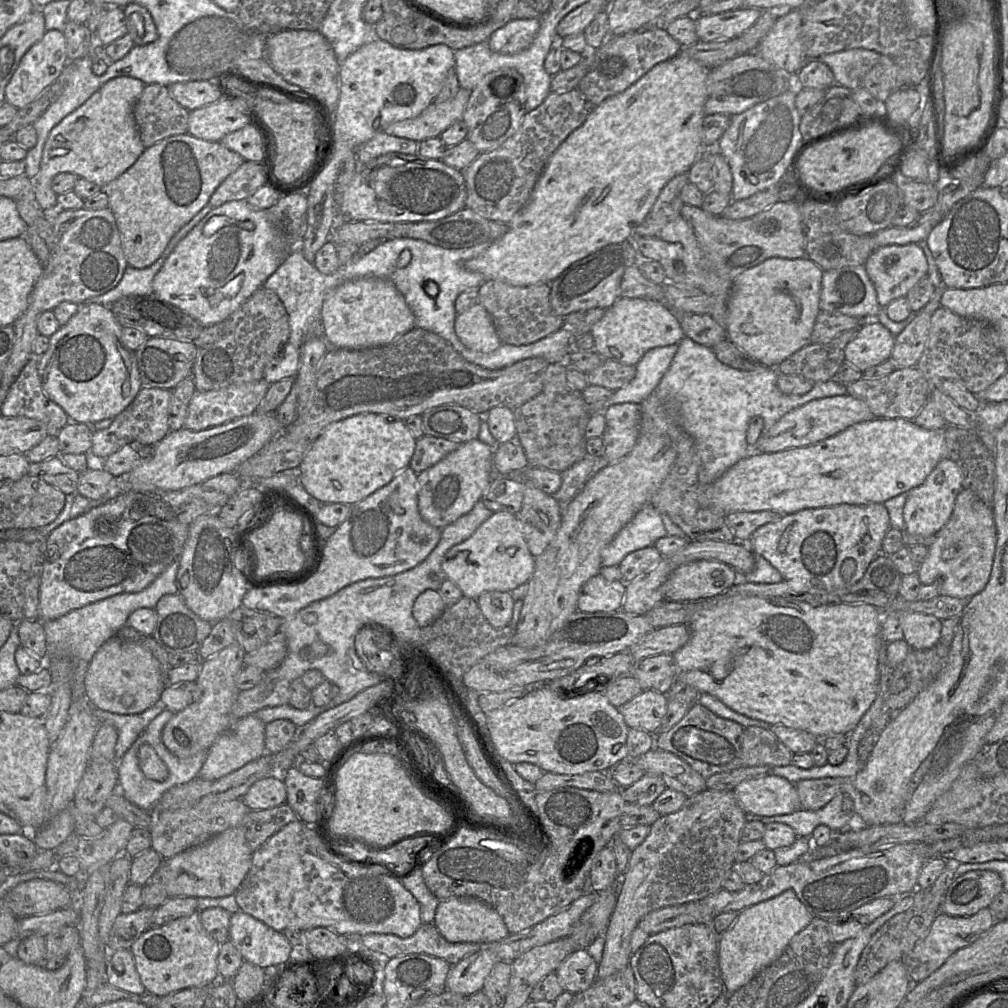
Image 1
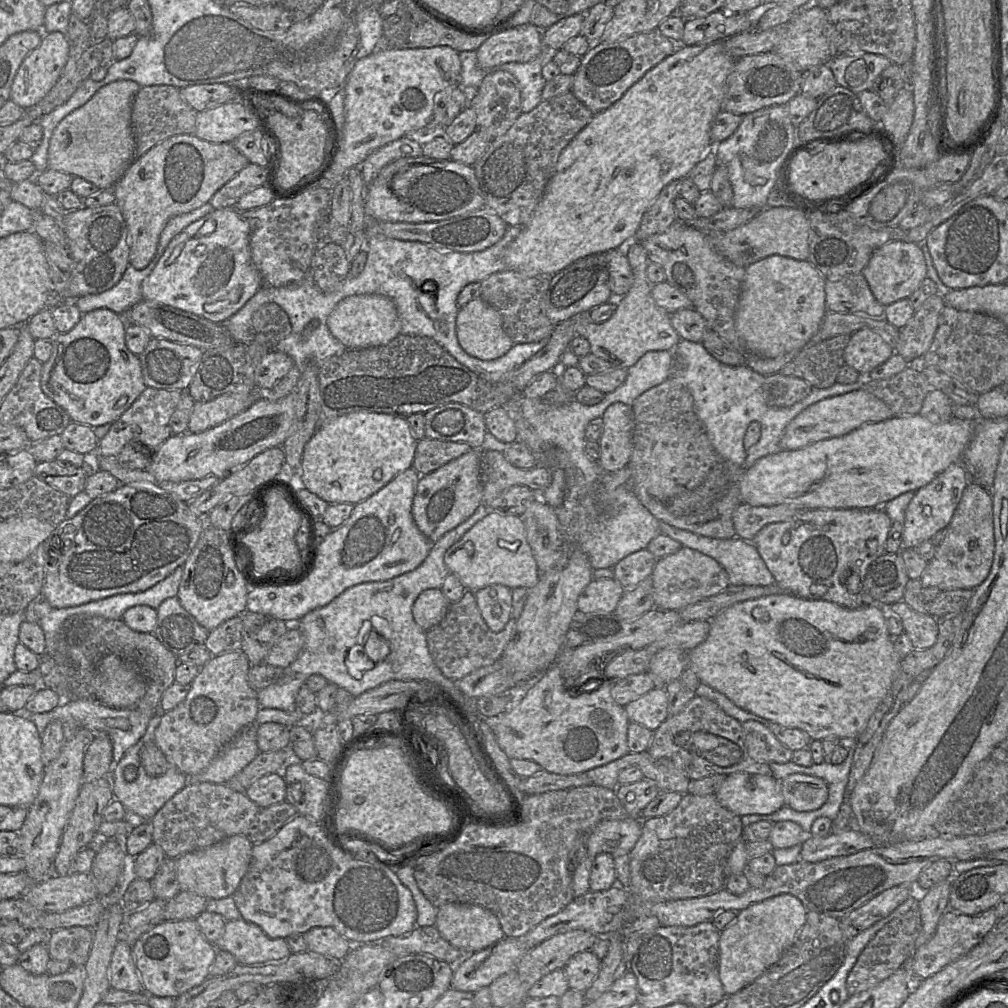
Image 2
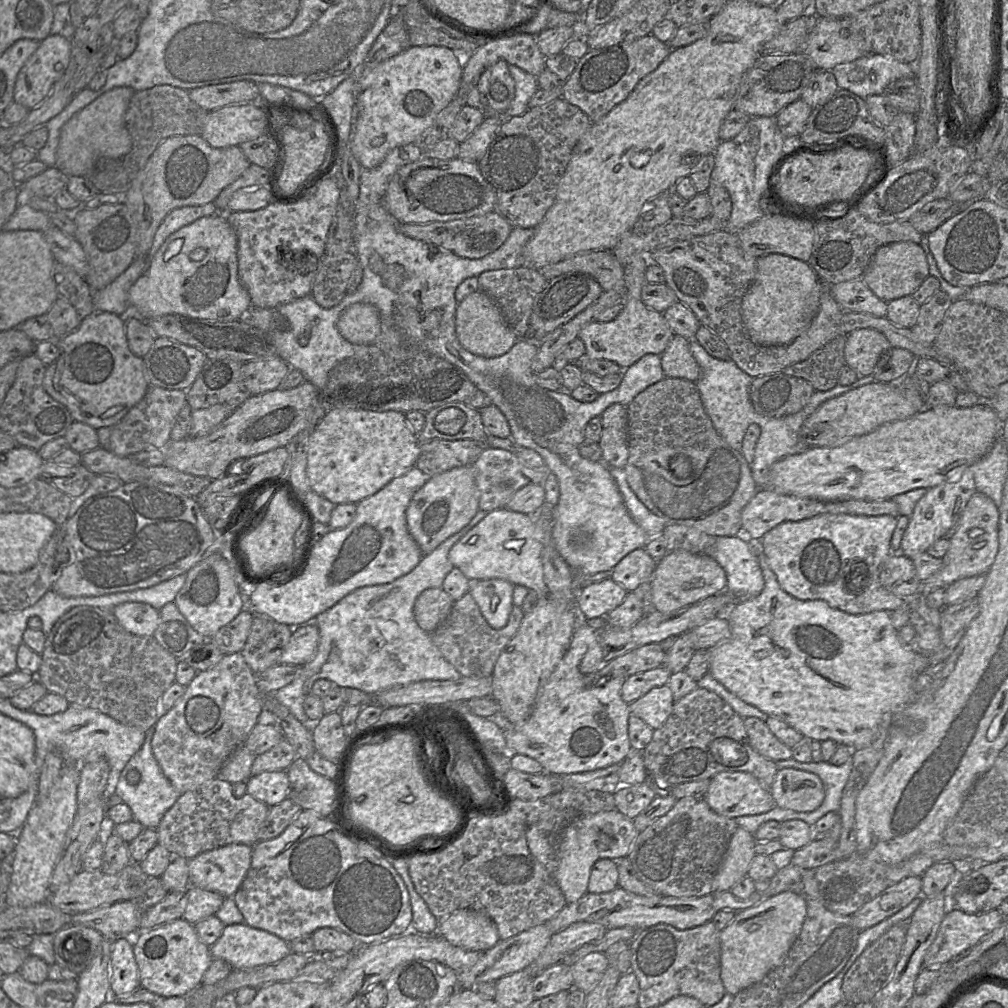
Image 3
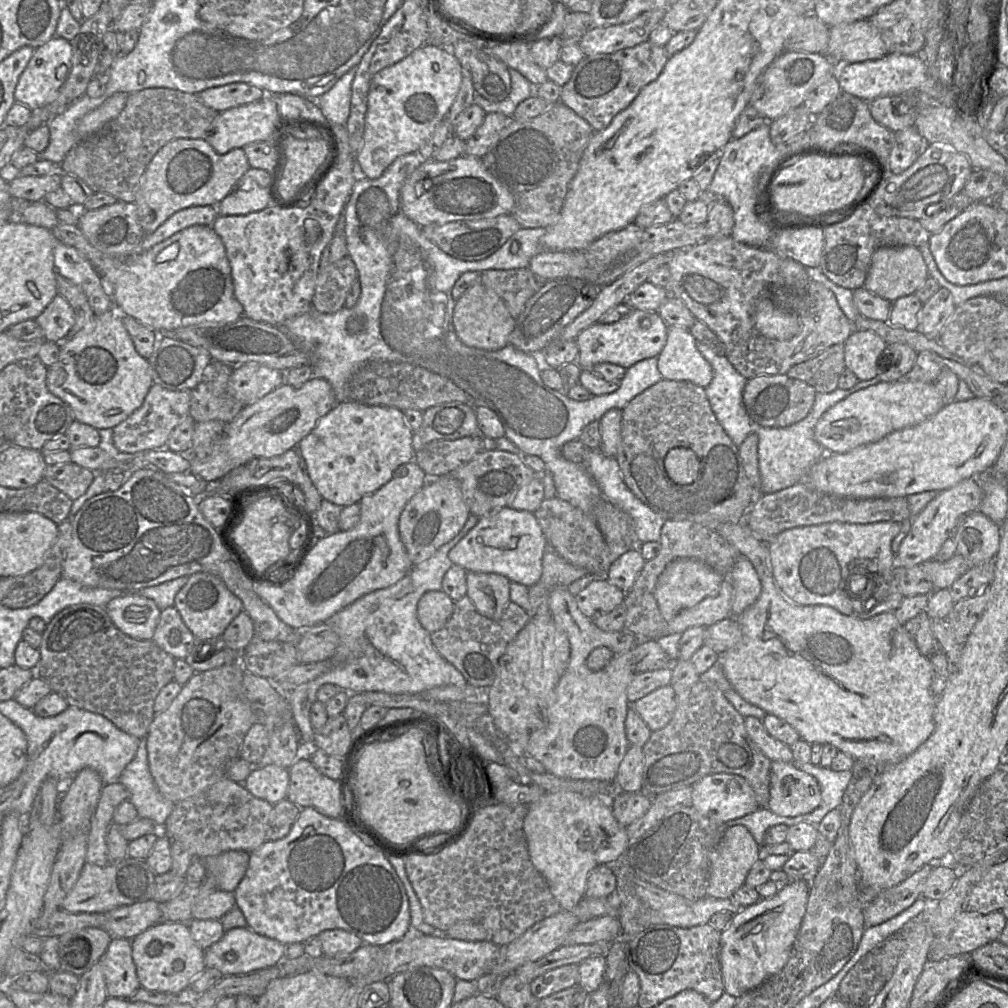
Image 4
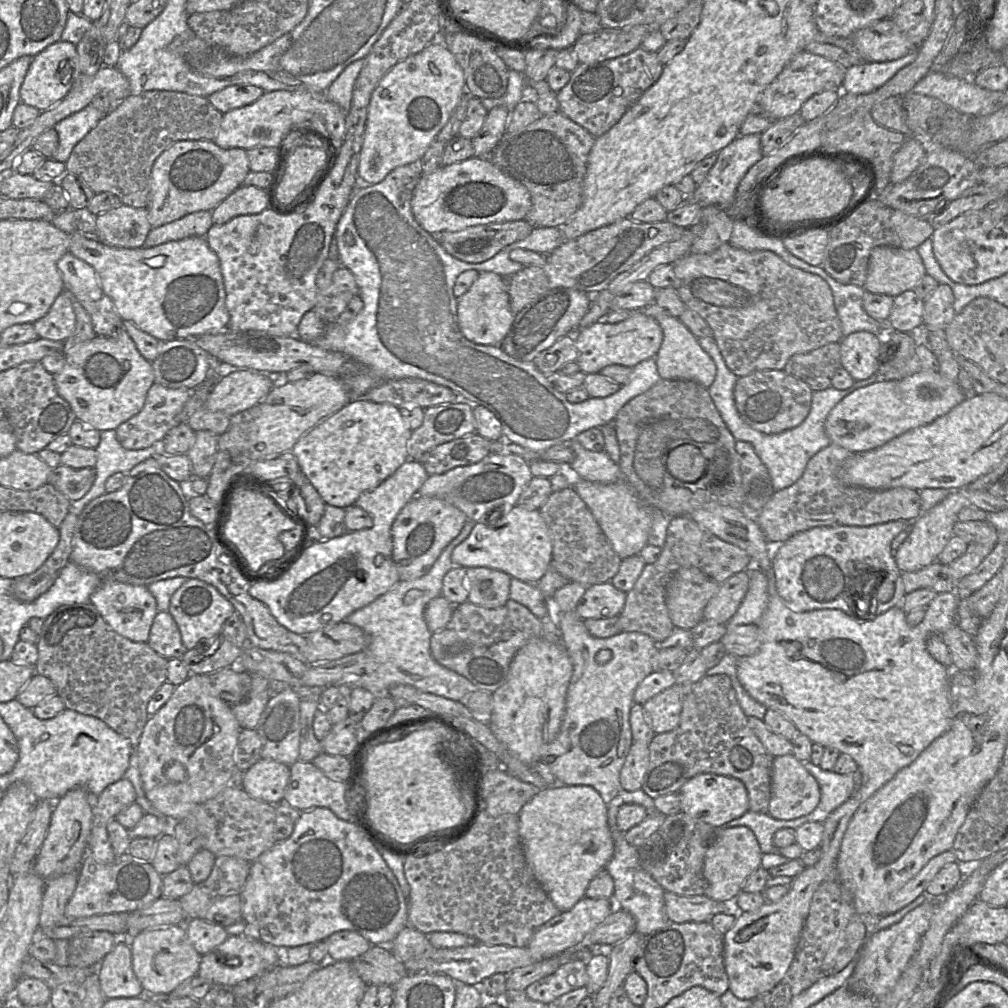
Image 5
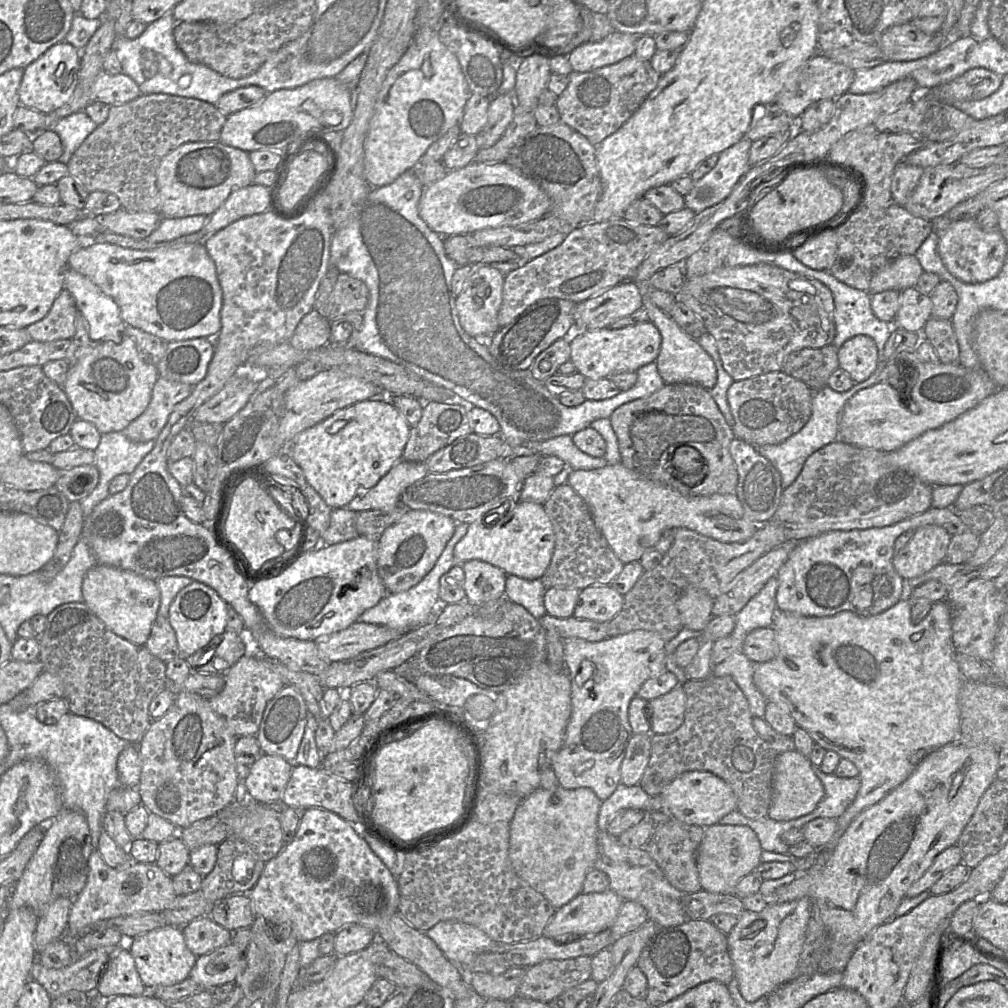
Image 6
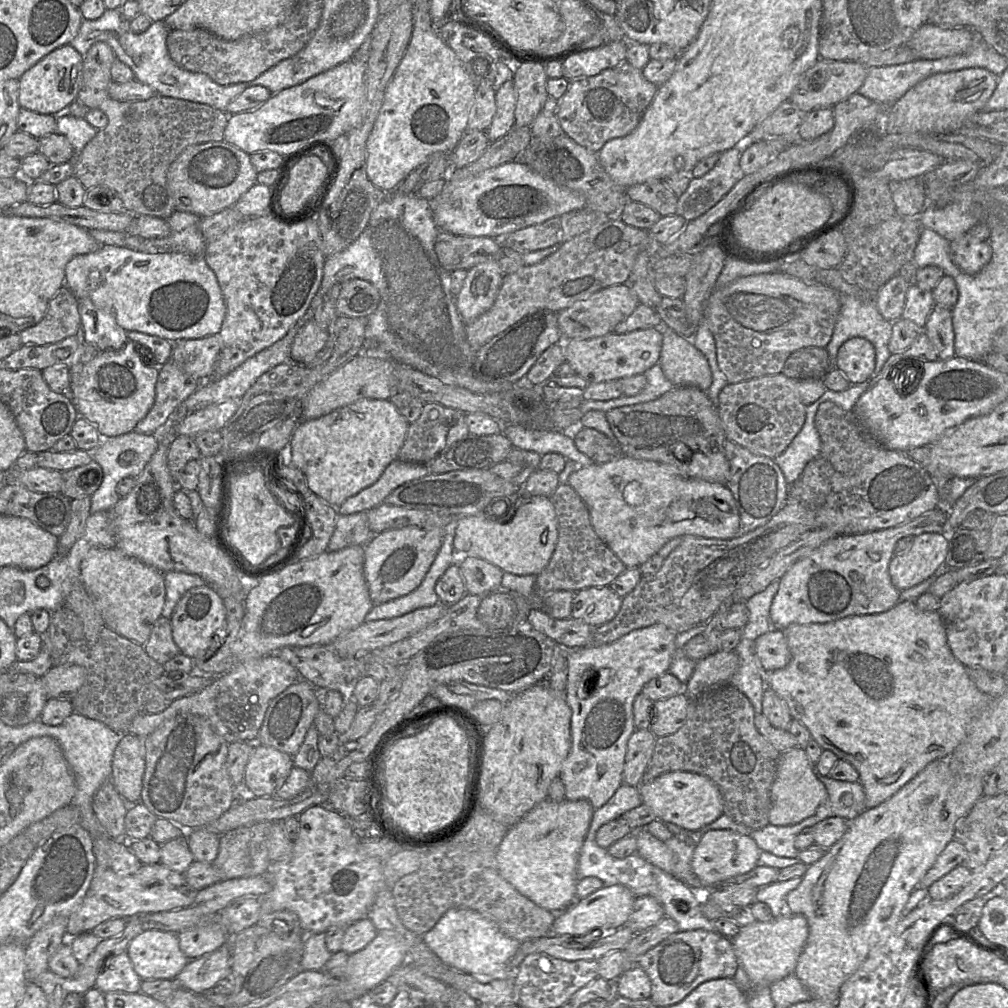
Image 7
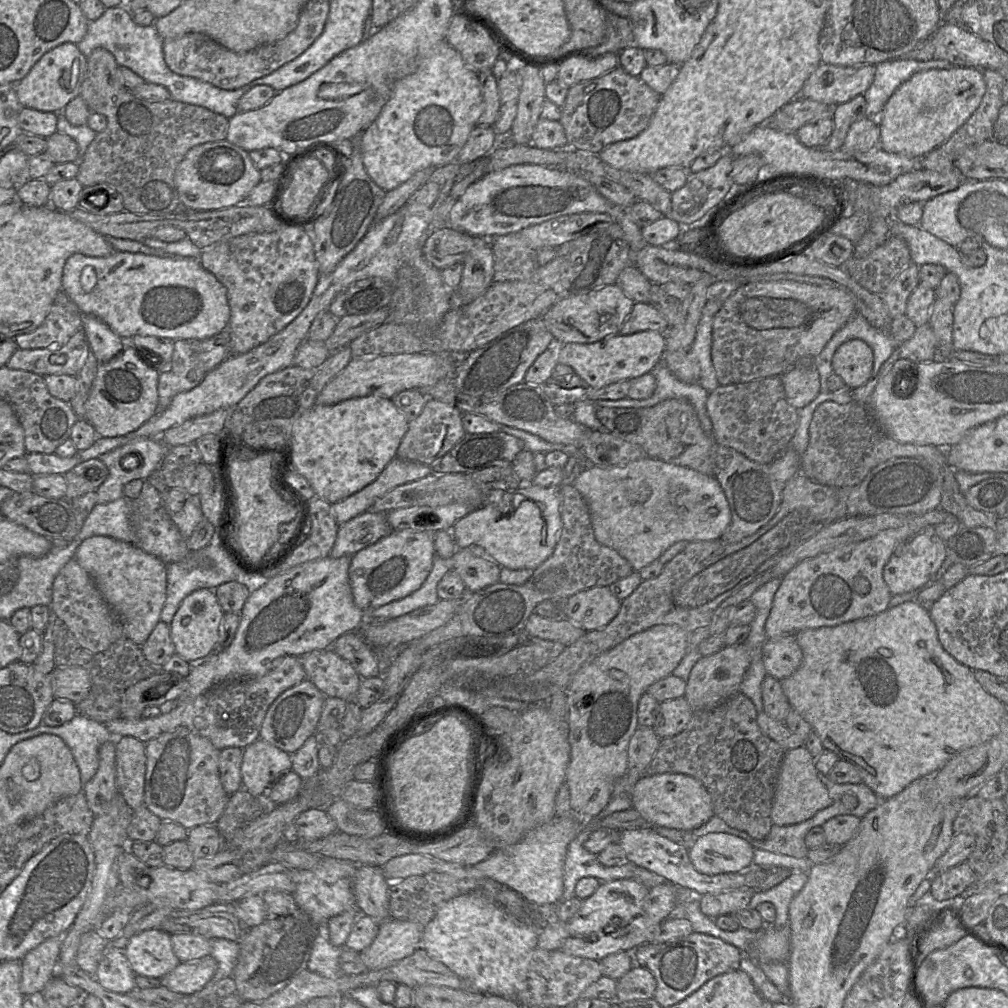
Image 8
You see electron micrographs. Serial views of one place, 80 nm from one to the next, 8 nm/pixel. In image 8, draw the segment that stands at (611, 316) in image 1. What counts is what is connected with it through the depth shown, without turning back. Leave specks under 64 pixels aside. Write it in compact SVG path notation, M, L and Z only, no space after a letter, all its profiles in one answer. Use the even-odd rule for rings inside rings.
M647 330L630 335L616 334L590 344L564 344L559 351L558 363L570 366L591 389L600 389L651 372L662 361L664 351L664 335Z

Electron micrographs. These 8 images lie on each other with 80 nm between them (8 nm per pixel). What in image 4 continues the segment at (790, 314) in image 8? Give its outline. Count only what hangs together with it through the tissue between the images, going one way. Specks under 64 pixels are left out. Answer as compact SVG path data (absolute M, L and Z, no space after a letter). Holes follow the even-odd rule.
M731 236L707 238L704 241L672 250L673 257L668 263L671 272L670 294L681 299L693 314L703 321L724 343L725 356L733 367L746 379L759 375L786 374L795 364L816 357L828 347L844 343L855 330L841 308L832 291L819 282L811 280L800 309L800 331L789 340L775 340L764 337L754 325L754 308L758 299L763 296L773 274L778 272L779 257L765 247L749 246L735 241Z

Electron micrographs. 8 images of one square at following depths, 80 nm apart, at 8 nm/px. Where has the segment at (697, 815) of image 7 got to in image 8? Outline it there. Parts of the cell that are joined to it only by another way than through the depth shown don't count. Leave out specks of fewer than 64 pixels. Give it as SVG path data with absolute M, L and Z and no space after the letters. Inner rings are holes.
M662 773L643 775L633 786L630 797L632 808L652 827L667 827L690 832L713 817L711 796L703 784L688 775Z

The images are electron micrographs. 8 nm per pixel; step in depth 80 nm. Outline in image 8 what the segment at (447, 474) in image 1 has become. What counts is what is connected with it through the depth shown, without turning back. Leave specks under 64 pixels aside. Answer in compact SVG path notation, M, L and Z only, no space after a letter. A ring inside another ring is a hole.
M395 530L354 554L348 575L355 605L367 613L418 590L429 575L435 559L433 533Z

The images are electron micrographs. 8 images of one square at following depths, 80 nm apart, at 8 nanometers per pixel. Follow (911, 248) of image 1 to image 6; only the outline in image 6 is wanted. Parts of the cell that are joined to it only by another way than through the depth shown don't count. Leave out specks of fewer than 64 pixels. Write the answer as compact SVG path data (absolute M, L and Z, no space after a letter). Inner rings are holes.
M915 254L897 258L872 276L868 292L902 291L909 287L915 287L923 272Z

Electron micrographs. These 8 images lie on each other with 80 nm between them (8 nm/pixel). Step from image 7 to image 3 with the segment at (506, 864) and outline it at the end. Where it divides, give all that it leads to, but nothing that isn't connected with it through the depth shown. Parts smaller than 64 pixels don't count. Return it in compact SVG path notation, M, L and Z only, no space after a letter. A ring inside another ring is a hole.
M614 809L578 818L566 828L561 842L556 846L547 841L542 823L530 826L526 840L530 853L545 866L569 904L588 892L590 872L594 863L602 858L619 860L627 857L637 835L633 820Z

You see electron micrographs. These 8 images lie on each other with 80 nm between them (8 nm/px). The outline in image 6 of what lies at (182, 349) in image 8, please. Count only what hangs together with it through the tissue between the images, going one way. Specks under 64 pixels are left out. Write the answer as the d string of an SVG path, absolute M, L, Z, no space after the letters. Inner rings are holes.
M159 376L146 410L122 432L129 440L137 443L155 440L166 425L175 405L185 400L191 394L193 387Z

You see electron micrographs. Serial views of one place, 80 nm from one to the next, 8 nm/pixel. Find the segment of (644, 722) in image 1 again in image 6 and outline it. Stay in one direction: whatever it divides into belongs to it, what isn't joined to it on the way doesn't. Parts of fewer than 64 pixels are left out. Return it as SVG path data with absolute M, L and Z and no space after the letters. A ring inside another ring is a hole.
M679 684L671 691L648 701L647 709L652 712L650 733L669 734L676 731L684 722L686 695Z

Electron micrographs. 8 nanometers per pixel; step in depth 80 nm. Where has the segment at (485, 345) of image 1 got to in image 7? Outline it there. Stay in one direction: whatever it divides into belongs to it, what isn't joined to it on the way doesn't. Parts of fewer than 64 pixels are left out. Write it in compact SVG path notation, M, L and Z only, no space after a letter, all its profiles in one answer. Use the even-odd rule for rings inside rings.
M497 260L477 264L468 270L456 296L456 307L465 324L474 321L492 307L503 276Z

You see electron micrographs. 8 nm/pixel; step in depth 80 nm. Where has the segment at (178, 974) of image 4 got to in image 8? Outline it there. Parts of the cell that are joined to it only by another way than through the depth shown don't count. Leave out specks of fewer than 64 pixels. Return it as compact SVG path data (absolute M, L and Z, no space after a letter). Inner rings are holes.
M148 929L134 935L124 954L136 975L157 979L181 963L173 951L171 935L162 929Z

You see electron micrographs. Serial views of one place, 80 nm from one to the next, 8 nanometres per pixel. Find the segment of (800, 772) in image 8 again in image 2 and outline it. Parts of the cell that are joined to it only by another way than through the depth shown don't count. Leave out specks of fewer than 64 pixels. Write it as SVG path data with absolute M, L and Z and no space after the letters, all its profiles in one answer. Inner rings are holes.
M794 773L780 781L785 806L799 812L821 808L828 798L827 783L816 776Z

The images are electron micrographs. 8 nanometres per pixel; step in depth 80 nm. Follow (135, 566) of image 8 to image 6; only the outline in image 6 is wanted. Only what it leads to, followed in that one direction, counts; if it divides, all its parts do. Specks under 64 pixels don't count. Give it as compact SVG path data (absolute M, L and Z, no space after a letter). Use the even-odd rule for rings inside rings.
M96 563L83 578L82 596L83 602L114 634L136 645L146 643L160 606L160 591L155 581Z

